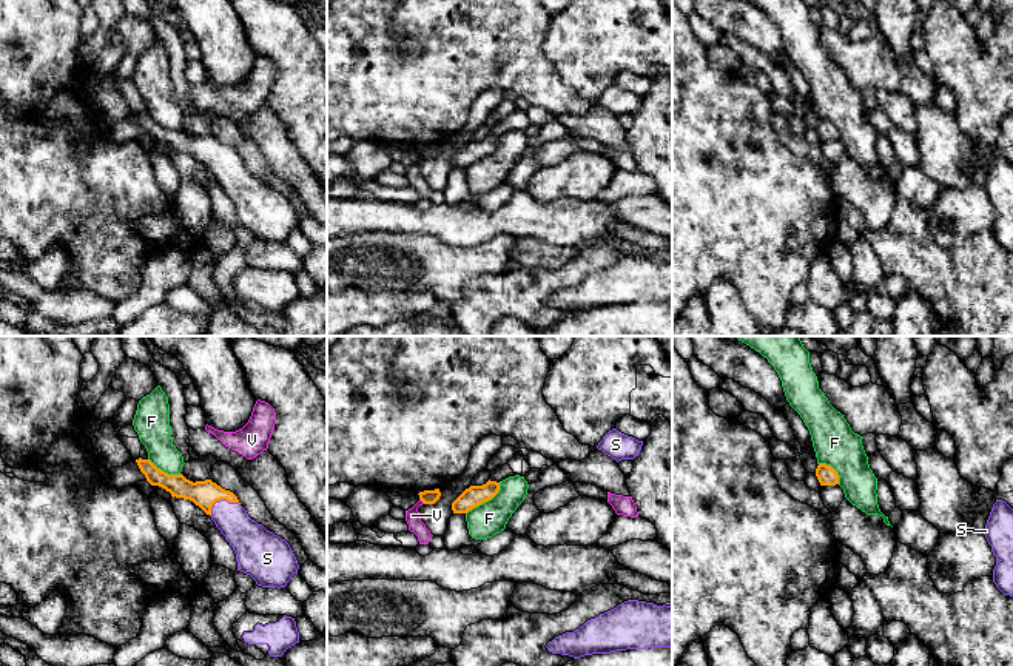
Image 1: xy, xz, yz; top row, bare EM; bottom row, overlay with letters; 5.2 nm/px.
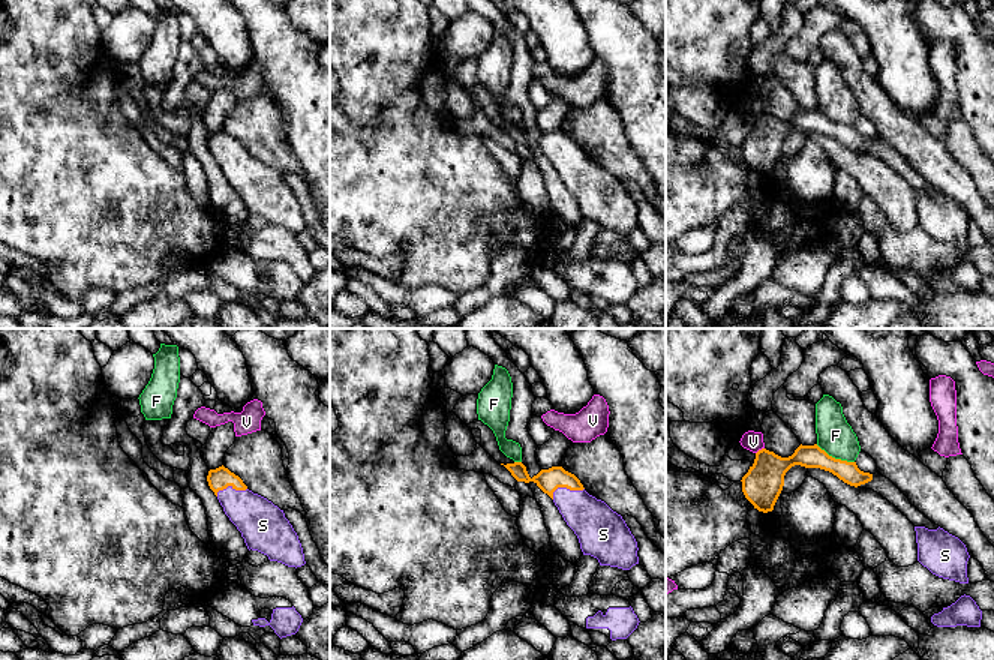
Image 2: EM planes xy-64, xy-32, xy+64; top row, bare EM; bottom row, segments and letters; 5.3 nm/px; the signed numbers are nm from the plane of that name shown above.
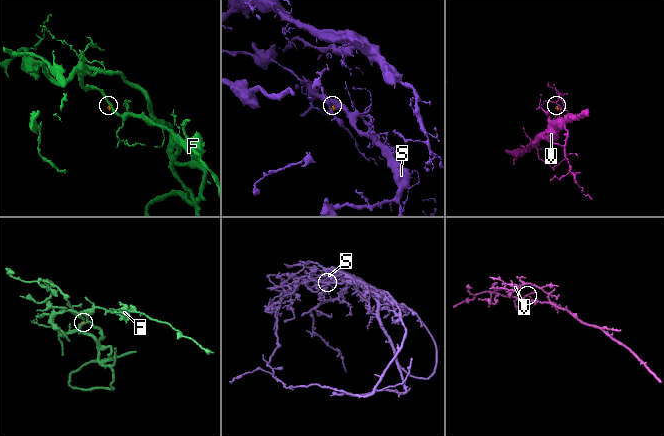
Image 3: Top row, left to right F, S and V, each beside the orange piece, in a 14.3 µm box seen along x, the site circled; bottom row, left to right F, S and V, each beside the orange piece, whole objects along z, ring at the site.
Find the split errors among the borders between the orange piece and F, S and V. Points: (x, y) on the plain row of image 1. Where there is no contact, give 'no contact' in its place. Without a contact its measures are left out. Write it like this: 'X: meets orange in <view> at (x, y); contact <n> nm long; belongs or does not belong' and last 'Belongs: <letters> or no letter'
F: meets orange in xz at (486, 154); contact 240 nm long; does not belong
S: meets orange in xy at (221, 153); contact 170 nm long; belongs
V: meets orange in xz at (423, 156); contact 40 nm long; does not belong
Belongs: S

